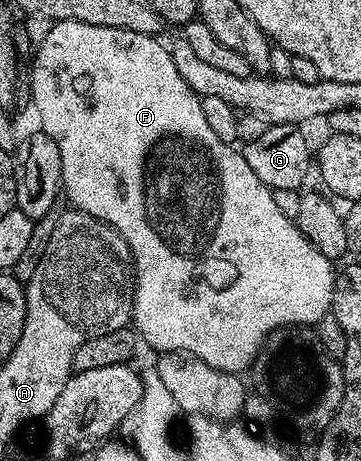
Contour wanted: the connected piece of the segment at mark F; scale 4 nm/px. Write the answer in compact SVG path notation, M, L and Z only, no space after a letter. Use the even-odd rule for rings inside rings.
M58 20L52 25L47 34L47 38L41 44L36 45L35 53L37 57L33 60L33 80L31 79L31 104L37 107L37 112L41 115L40 131L46 132L51 139L59 146L59 154L63 158L63 174L61 182L63 185L64 195L69 195L69 200L74 209L78 212L86 212L100 220L106 220L115 230L121 232L121 236L127 242L127 246L133 252L133 270L135 273L135 283L133 285L133 320L135 321L135 331L142 341L145 340L154 348L157 354L192 354L196 359L207 362L211 366L215 366L221 372L244 373L252 365L253 360L257 357L261 350L262 344L265 343L272 332L277 328L287 328L290 326L315 326L324 316L330 315L333 307L333 282L335 279L334 261L327 259L315 247L306 236L298 230L296 223L287 214L283 214L283 210L279 210L279 206L275 206L275 198L273 197L273 189L268 188L263 182L259 182L255 170L251 170L251 166L247 166L244 155L234 145L228 144L220 140L213 131L211 125L208 124L207 118L203 115L203 106L201 105L201 97L191 90L191 86L187 86L187 82L183 82L183 78L179 78L179 70L175 70L175 62L173 61L172 51L168 47L165 48L160 44L157 36L148 36L147 34L135 34L135 30L119 30L118 28L108 28L107 26L91 26L87 22L75 22L74 20Z

